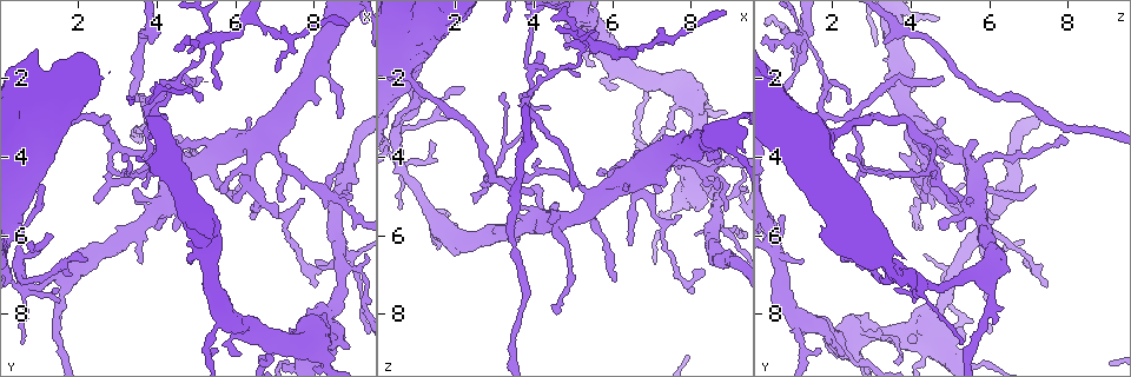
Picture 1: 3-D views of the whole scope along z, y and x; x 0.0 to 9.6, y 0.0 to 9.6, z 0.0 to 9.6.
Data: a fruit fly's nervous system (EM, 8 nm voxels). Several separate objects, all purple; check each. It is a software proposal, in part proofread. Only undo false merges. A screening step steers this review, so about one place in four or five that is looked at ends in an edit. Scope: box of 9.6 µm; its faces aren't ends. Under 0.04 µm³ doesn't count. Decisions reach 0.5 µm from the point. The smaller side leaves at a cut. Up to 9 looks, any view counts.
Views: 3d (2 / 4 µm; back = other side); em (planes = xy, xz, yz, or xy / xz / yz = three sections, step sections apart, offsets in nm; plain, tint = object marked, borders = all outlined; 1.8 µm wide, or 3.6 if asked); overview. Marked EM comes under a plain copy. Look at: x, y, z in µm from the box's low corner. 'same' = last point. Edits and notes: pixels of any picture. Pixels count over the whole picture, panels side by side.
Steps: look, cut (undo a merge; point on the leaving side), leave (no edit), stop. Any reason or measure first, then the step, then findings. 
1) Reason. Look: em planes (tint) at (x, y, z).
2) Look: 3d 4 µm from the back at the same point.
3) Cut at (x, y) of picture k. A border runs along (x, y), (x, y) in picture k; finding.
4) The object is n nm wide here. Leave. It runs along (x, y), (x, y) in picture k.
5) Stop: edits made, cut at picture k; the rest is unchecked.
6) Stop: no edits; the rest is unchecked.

Abrupt turn. Look: 3d 4 µm from the back at (3.90, 4.35, 2.85).

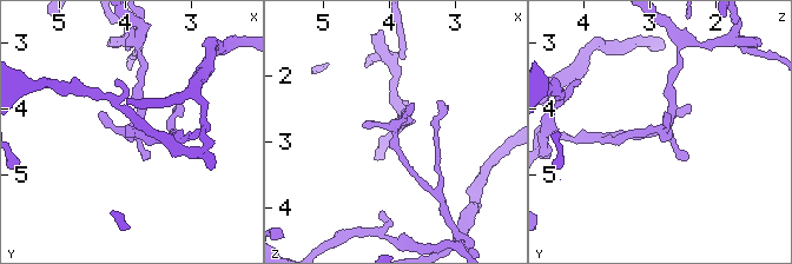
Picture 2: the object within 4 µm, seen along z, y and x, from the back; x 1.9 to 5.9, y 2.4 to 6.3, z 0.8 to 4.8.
Look: em yz step 8 (tint) at (3.90, 4.35, 2.80).

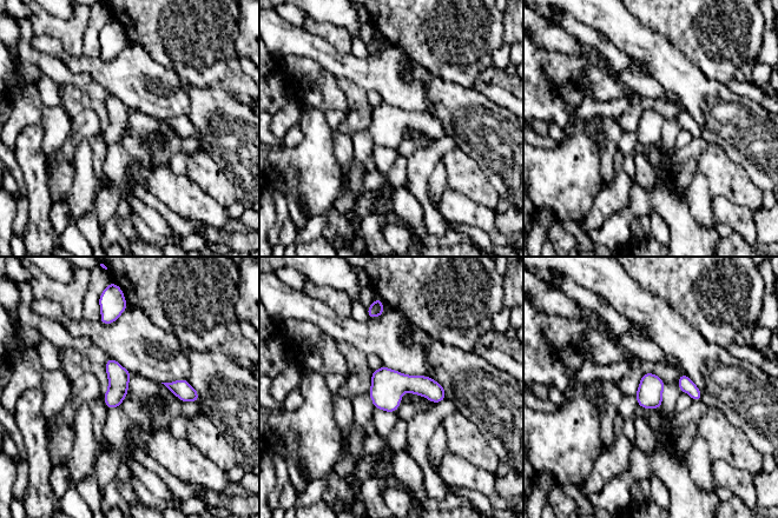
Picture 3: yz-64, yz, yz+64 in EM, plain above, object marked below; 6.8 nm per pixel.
Leave. All the same neuron.

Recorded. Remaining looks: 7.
Sharp bend. Look: em xz step 4 (tint) at (3.90, 2.95, 1.80).

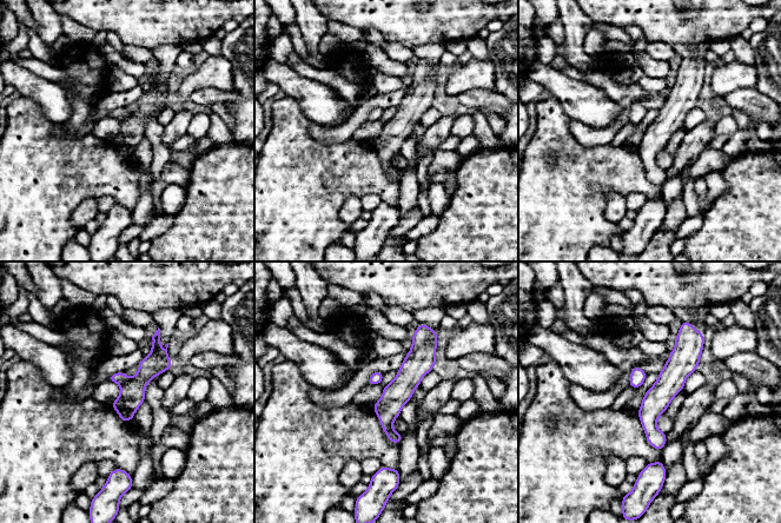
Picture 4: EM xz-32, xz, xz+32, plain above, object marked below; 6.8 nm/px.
Leave. It runs along (696, 341), (650, 409), (660, 447) in picture 4; all the same neuron.

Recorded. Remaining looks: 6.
Abrupt turn. Look: 3d 2 µm at (2.85, 4.25, 4.50).

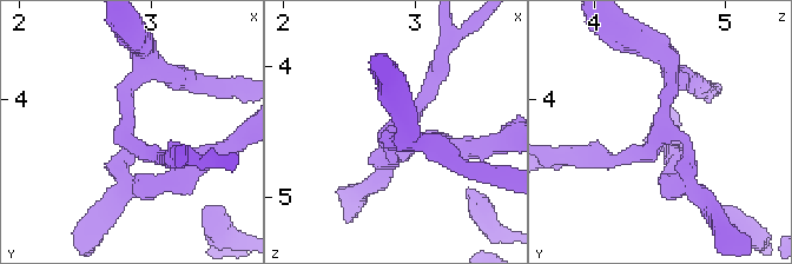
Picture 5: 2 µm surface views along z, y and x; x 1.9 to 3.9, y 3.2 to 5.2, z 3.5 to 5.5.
Look: em planes (tint) at (2.80, 4.24, 4.54).

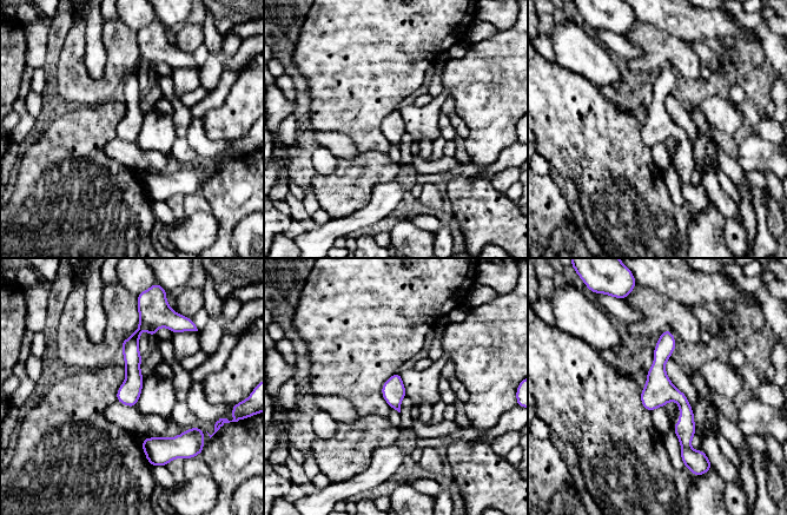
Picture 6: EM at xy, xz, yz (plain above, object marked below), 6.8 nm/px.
Cut at (696, 462) of picture 6. Two neurons meet here.

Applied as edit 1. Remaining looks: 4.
Stop: edits made, cut at picture 6; the rest is unchecked.

